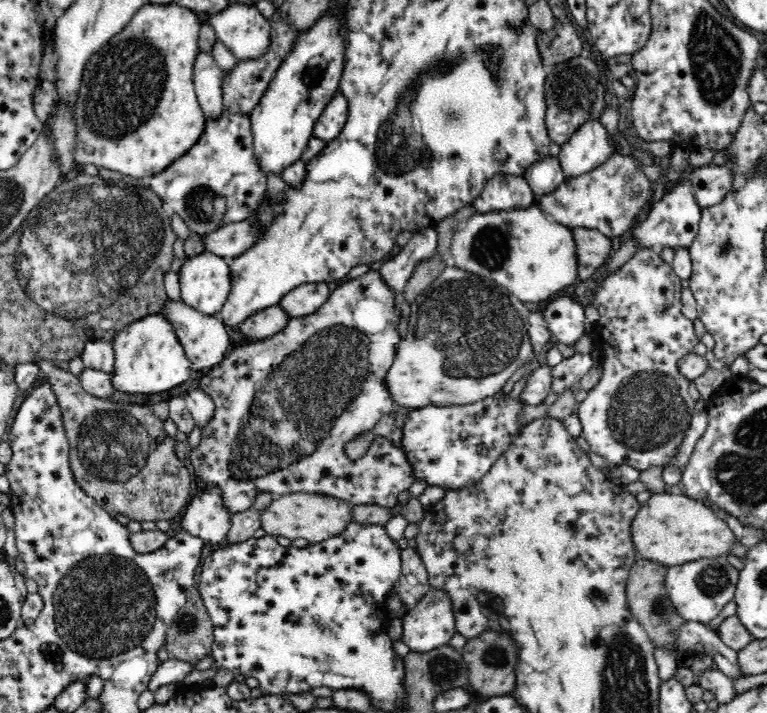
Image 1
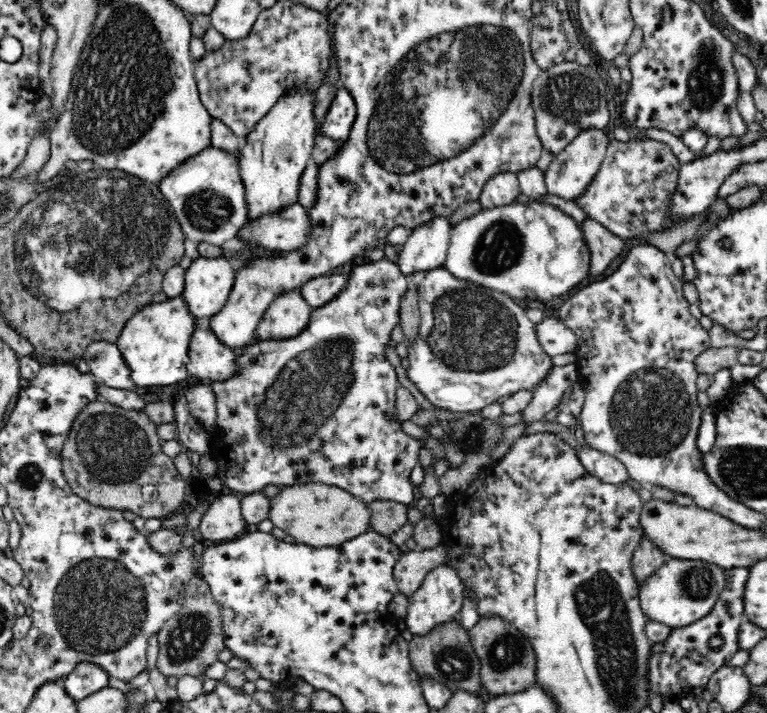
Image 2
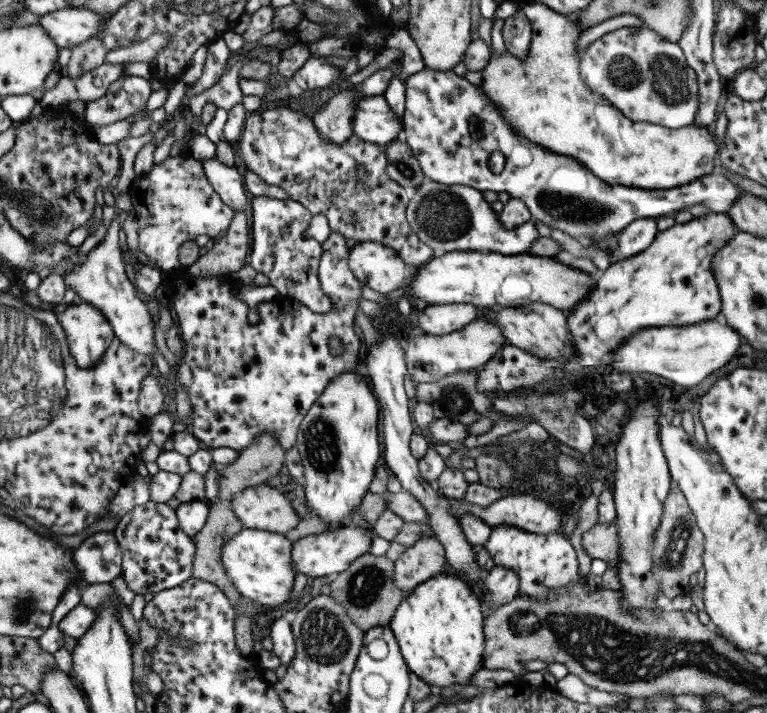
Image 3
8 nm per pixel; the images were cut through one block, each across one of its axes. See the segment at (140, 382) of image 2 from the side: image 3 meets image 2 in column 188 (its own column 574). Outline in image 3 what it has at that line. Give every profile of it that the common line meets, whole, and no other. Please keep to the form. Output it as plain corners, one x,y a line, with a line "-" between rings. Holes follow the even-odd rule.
712,212
701,217
692,217
685,223
674,223
670,228
658,231
656,238
646,250
619,262
612,262
591,287
589,296
583,298
583,301
574,310
566,312
569,331
575,346
575,354
571,358
568,358
565,362
551,360
551,358
538,358
507,343
502,350
494,355
494,358
491,358
484,366
474,370
478,374
476,388
479,392
487,395
510,393
512,390
532,392
534,384
542,382
542,380
552,380
554,376
562,378
568,375
576,376
578,374
583,376
588,374
590,370
608,362
608,357
613,353
616,346
622,344
642,327
686,326
698,324
705,320
714,320
721,312
721,296
710,259
734,238
737,231
737,226
727,213
-
574,363
580,363
583,368
578,371
563,370
564,365
572,366

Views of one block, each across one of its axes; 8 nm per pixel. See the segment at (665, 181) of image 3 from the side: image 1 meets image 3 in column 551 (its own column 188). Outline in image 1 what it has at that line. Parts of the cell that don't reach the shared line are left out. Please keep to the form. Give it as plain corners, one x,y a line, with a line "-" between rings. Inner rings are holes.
148,2
132,21
112,37
84,70
80,94
74,106
77,117
76,164
94,164
122,175
148,180
148,172
160,172
186,154
199,141
207,117
195,93
193,66
200,53
198,36
204,24
198,13
173,2
158,5

